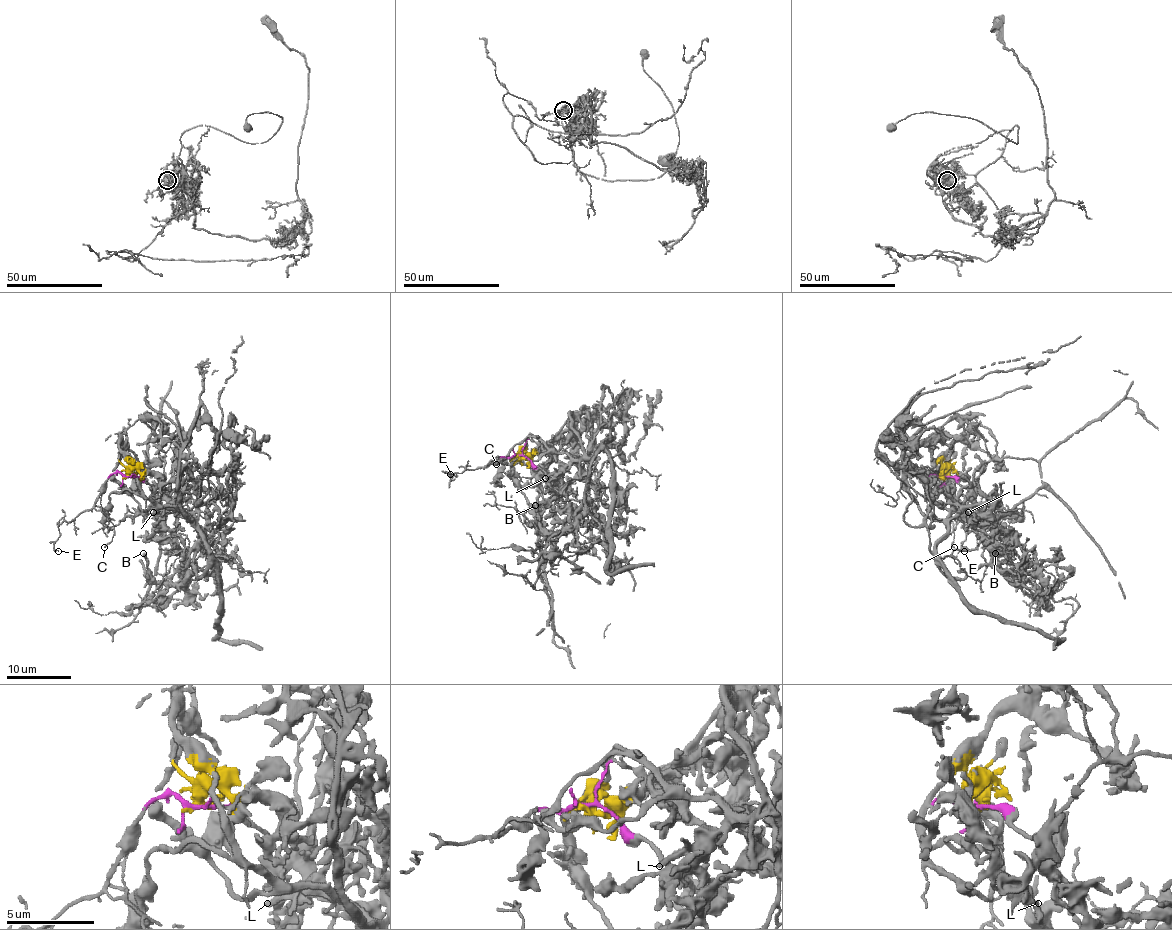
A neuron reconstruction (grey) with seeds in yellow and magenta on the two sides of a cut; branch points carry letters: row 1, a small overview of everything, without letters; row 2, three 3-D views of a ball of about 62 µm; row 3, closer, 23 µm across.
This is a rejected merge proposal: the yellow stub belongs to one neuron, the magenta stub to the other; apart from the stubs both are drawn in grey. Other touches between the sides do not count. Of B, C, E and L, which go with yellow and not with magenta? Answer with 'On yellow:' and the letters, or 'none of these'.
On yellow: B, L

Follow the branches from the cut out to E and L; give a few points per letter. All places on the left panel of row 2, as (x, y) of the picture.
E: (127, 477), (113, 474), (95, 504), (58, 527), (59, 537), (54, 543), (58, 551)
L: (127, 477), (137, 472), (151, 474), (158, 480), (158, 504), (172, 504), (177, 509), (158, 508), (153, 513)

